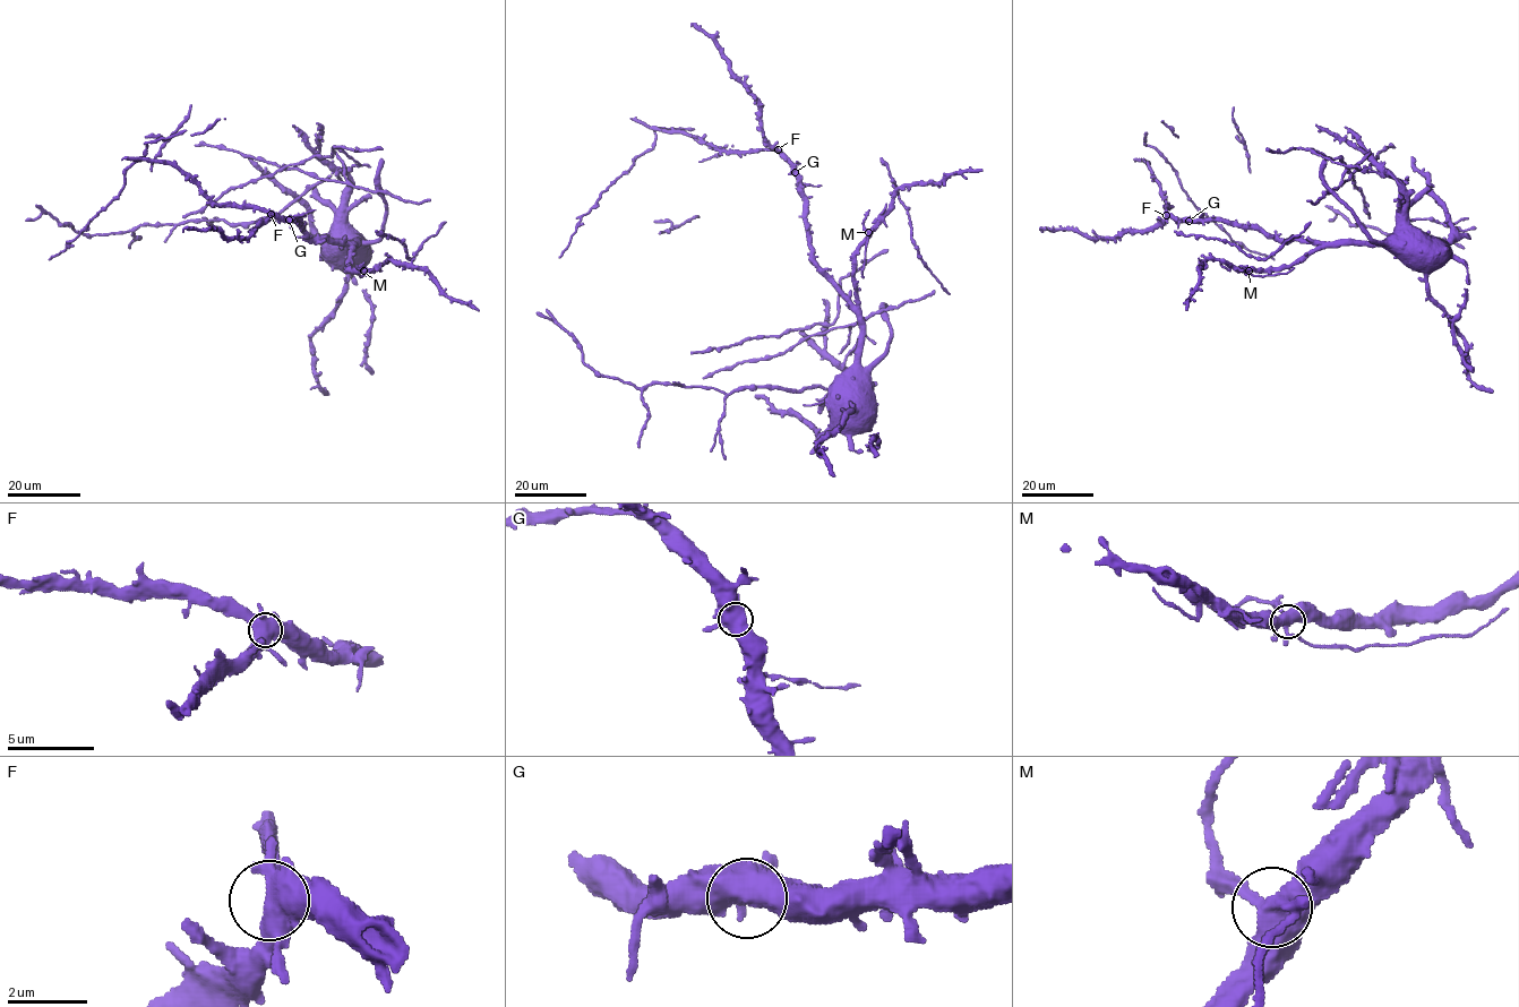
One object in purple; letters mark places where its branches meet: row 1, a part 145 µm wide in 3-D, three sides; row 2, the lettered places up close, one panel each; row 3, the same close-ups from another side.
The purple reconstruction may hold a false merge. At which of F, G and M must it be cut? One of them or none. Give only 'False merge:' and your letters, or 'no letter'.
False merge: M

